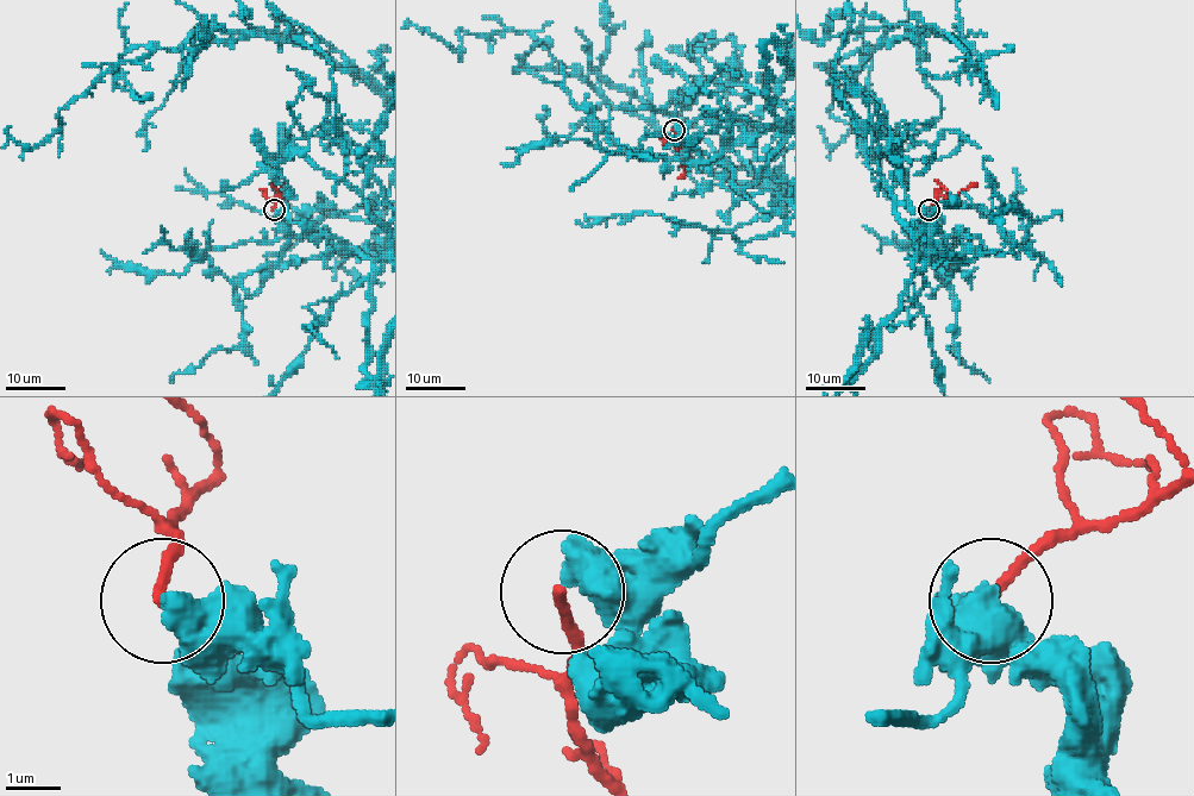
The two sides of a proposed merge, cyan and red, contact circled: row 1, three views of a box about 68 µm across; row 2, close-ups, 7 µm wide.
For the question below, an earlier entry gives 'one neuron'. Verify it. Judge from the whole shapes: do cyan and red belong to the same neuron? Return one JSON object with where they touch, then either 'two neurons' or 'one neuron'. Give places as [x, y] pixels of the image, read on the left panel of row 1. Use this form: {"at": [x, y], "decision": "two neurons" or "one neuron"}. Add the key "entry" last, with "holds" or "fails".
{"at": [274, 210], "decision": "one neuron", "entry": "holds"}

